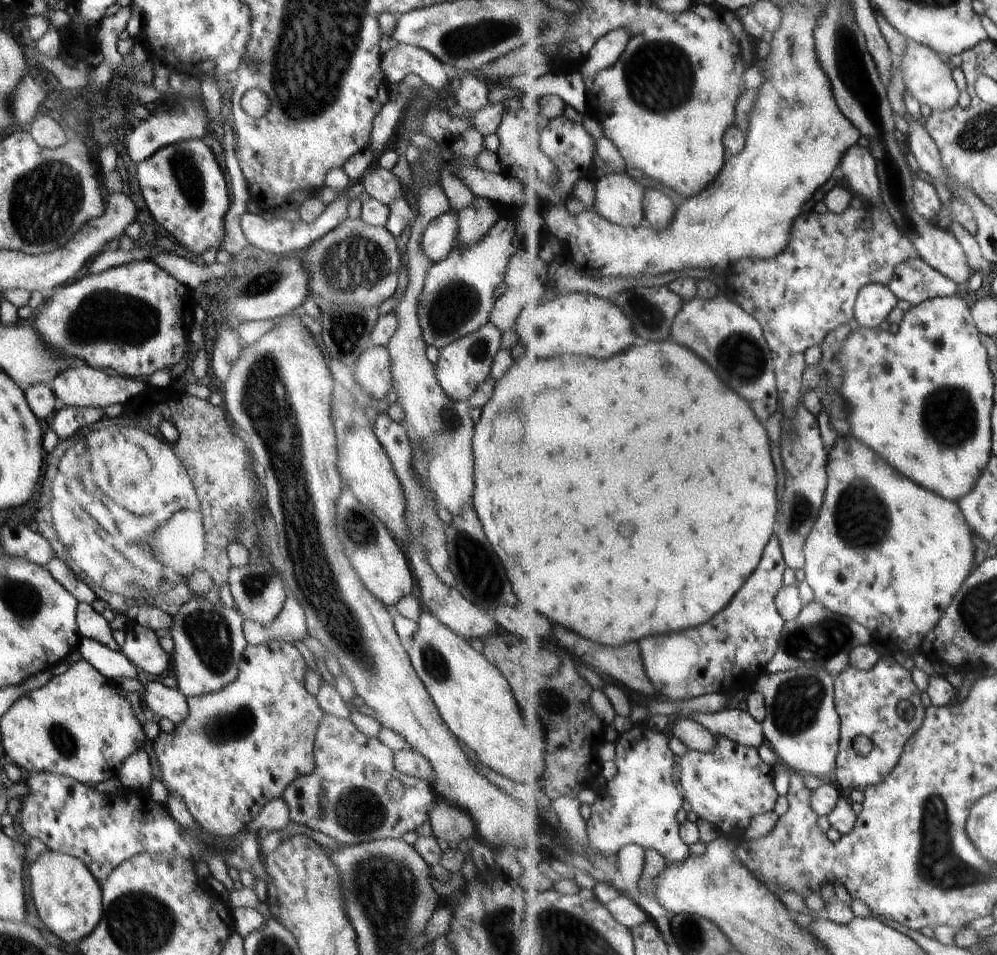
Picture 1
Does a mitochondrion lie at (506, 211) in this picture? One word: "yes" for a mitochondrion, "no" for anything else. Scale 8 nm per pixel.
no

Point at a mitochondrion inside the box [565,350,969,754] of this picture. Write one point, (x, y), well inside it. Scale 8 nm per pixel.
(862, 521)

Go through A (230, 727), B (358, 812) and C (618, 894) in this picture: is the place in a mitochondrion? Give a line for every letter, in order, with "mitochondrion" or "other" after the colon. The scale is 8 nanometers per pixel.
A: mitochondrion
B: mitochondrion
C: other

